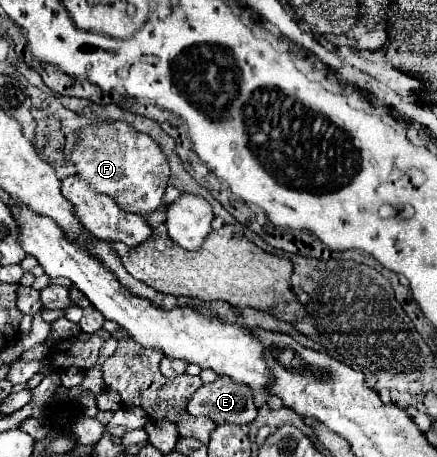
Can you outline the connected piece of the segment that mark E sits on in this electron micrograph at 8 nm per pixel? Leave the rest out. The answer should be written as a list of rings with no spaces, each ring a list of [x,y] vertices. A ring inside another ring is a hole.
[[[218,377],[214,383],[202,385],[188,403],[190,415],[206,415],[216,425],[248,425],[256,419],[252,389],[230,377]]]

